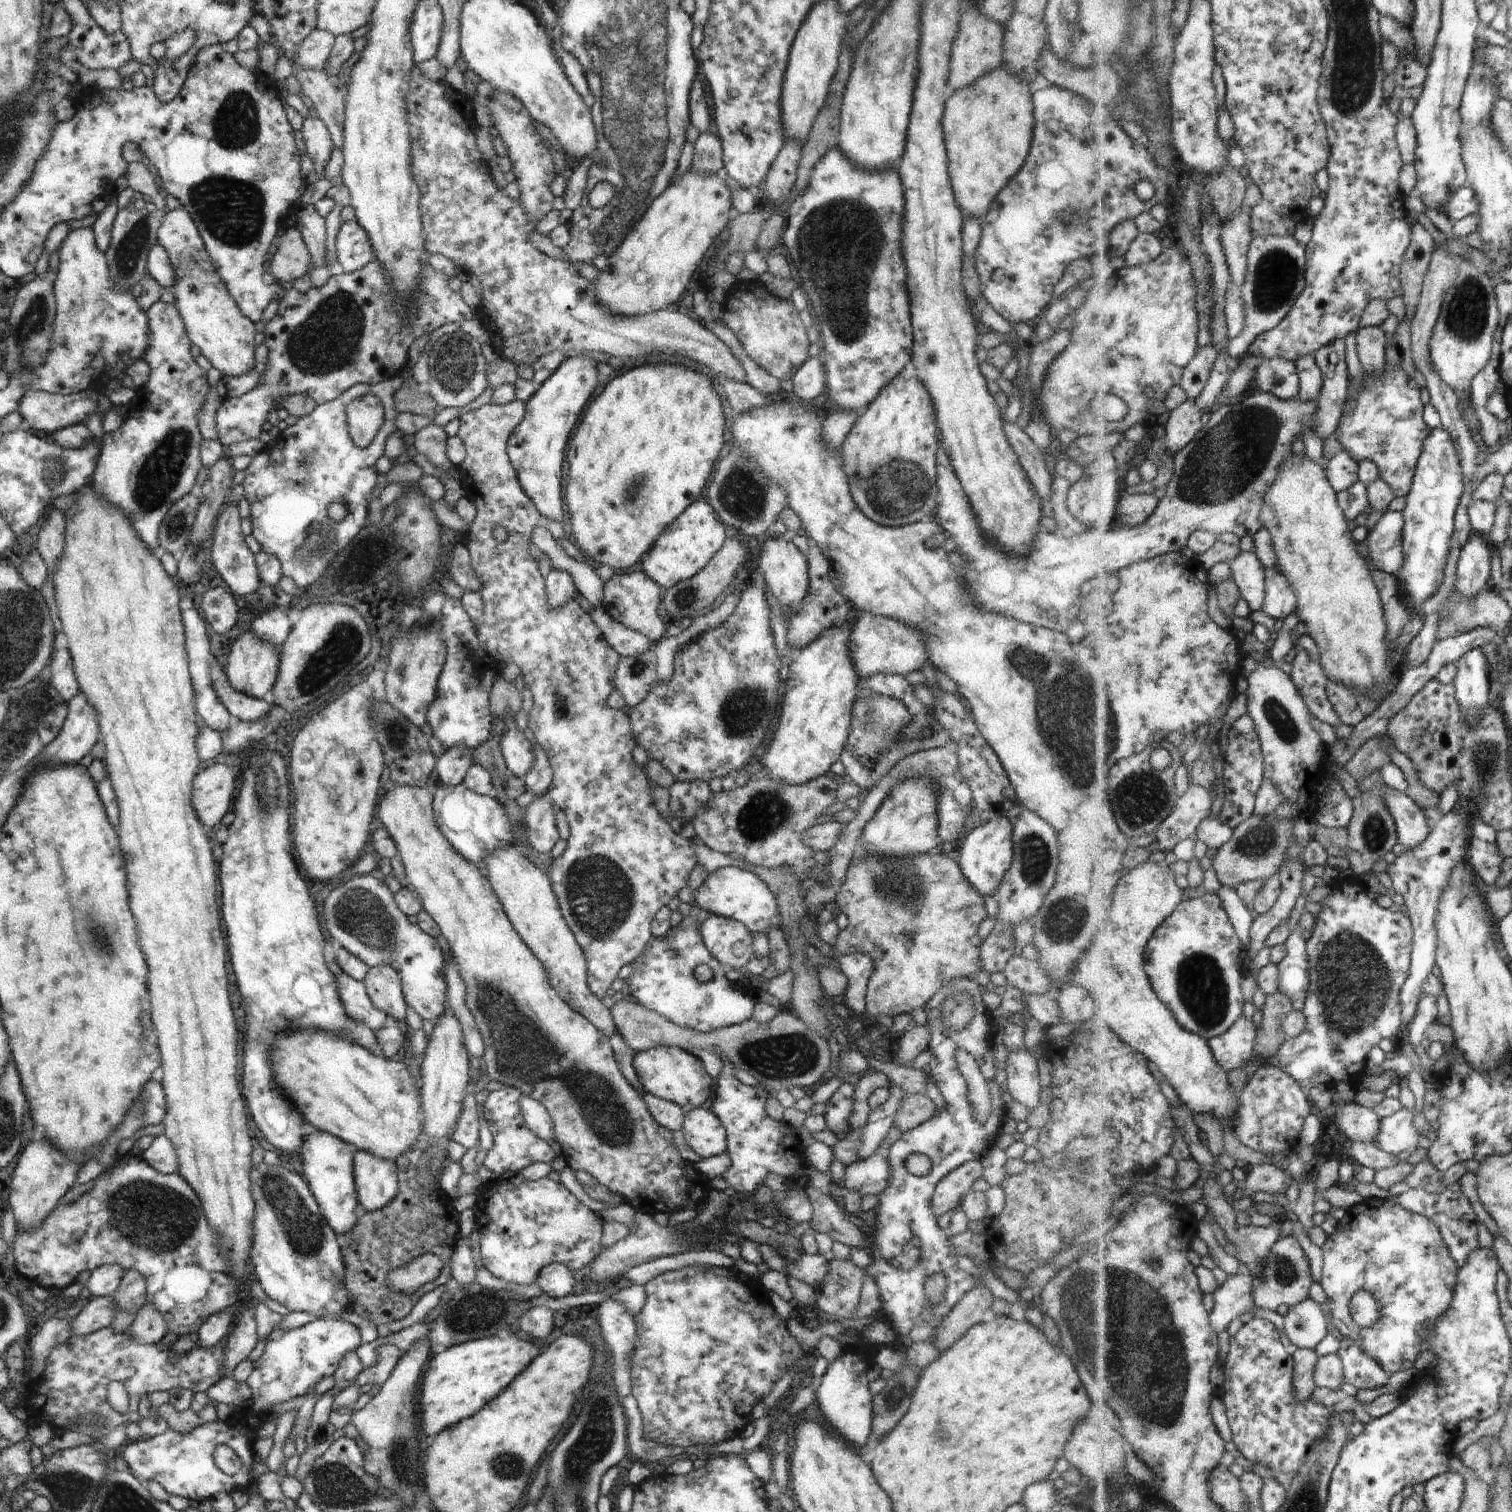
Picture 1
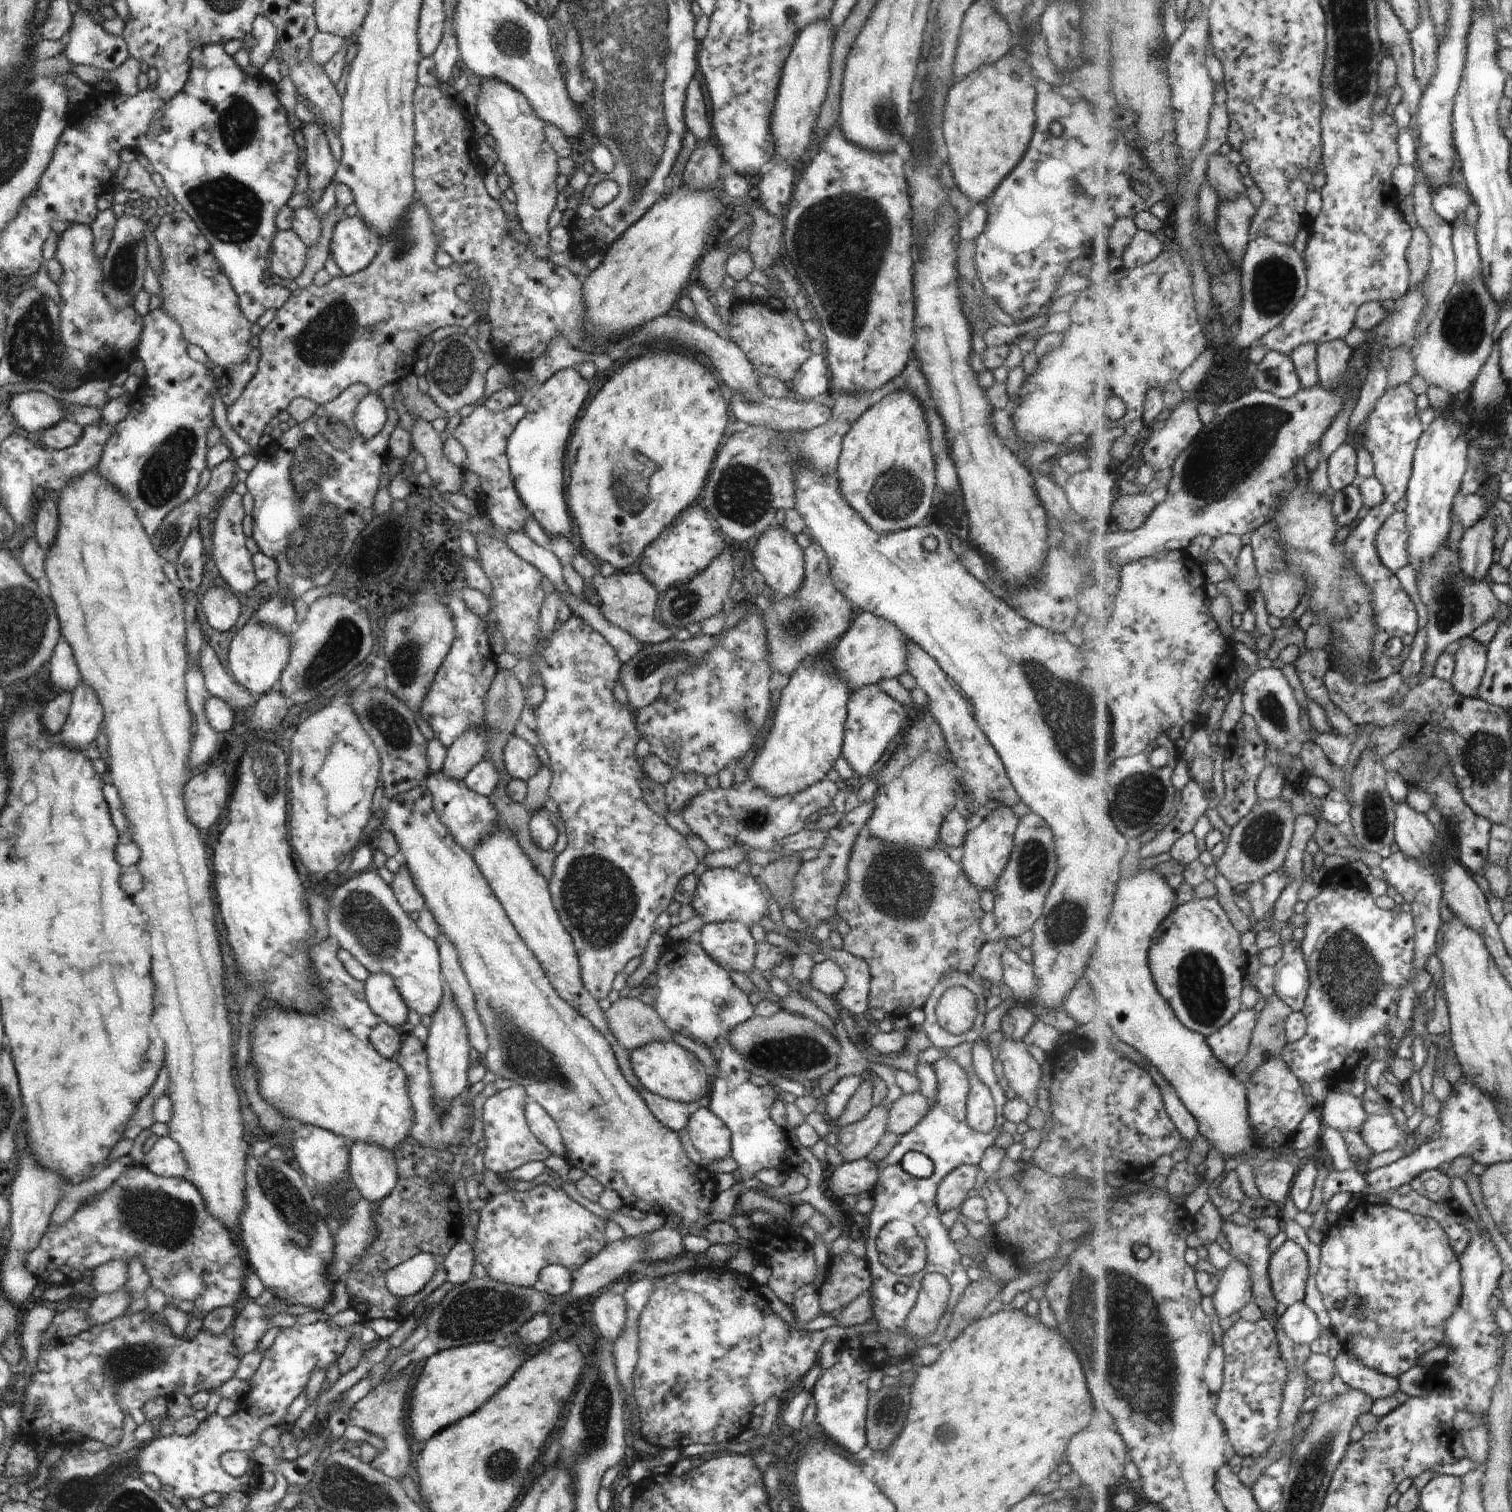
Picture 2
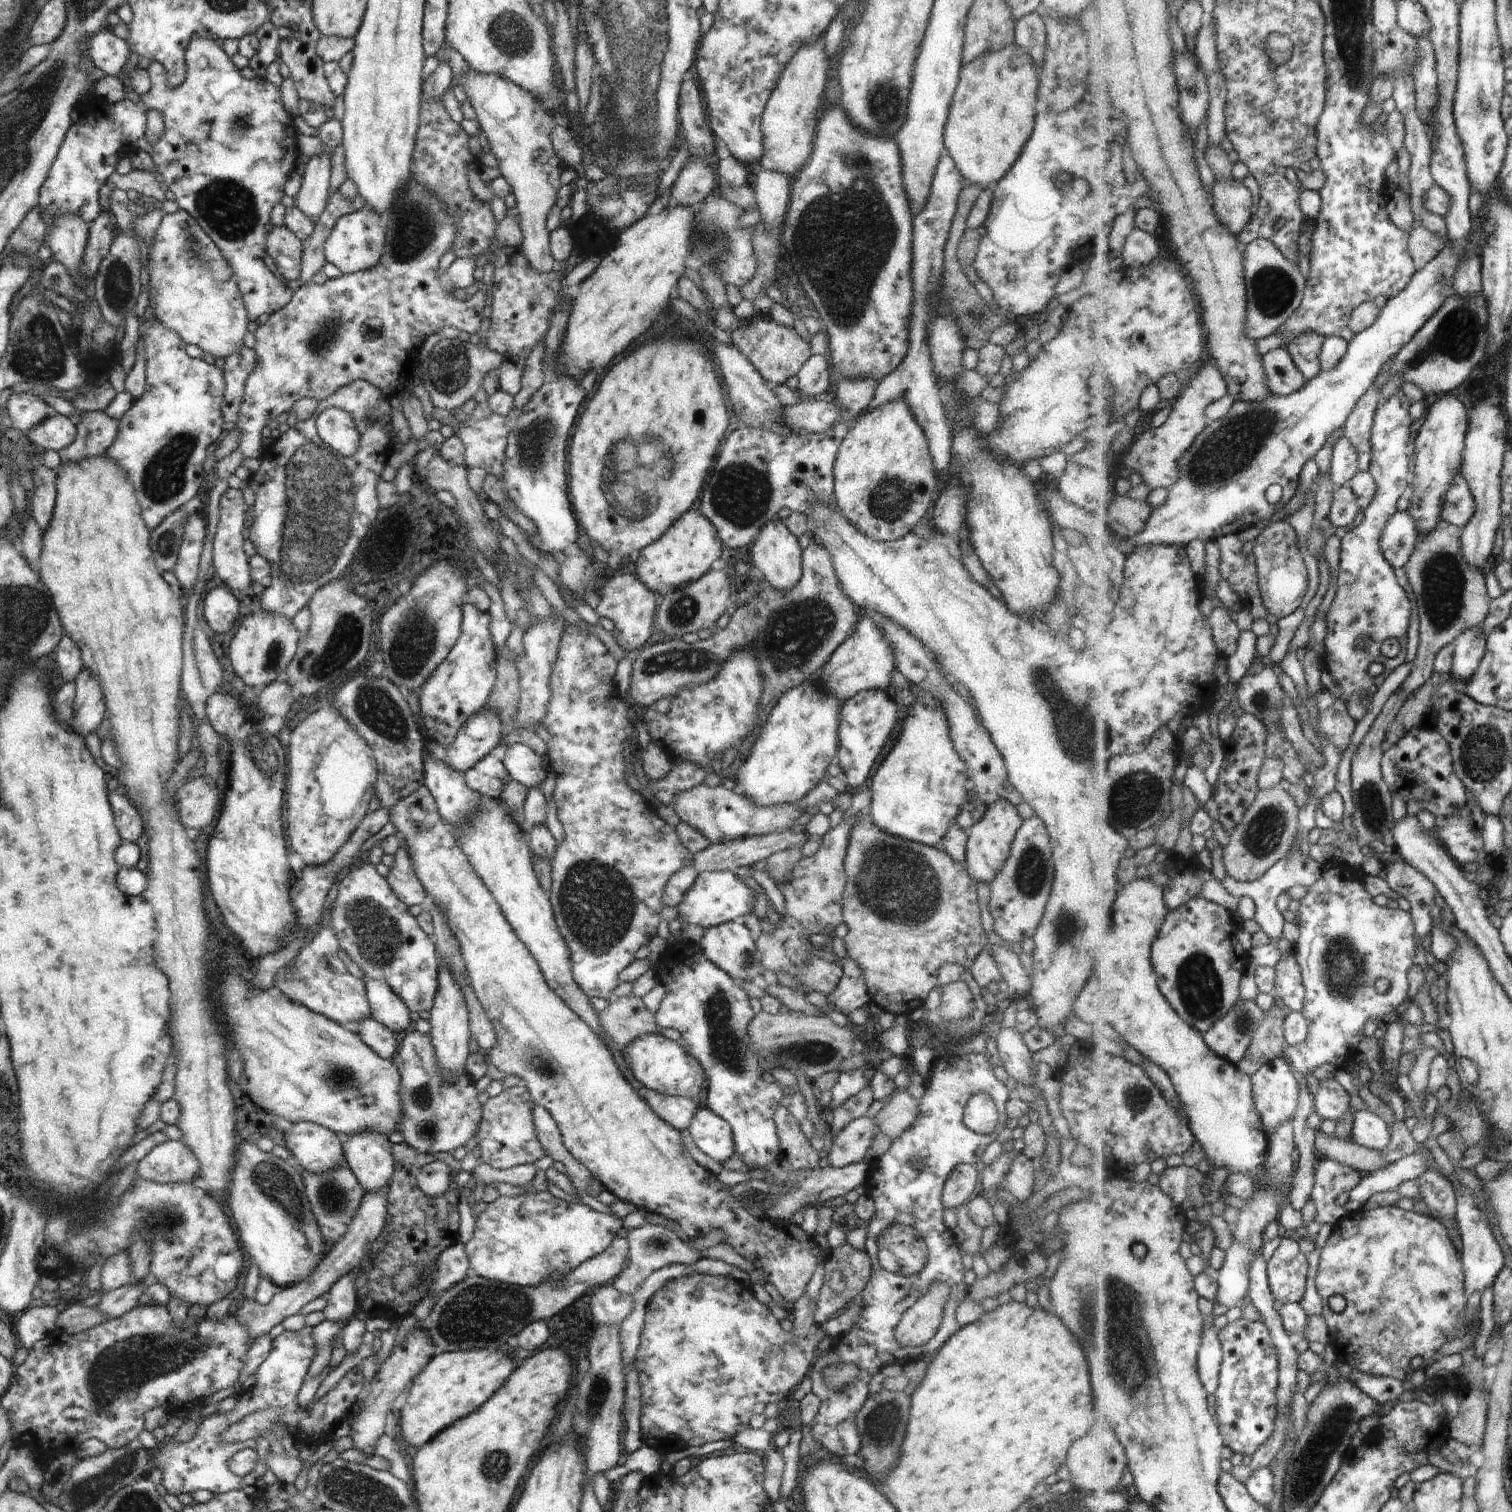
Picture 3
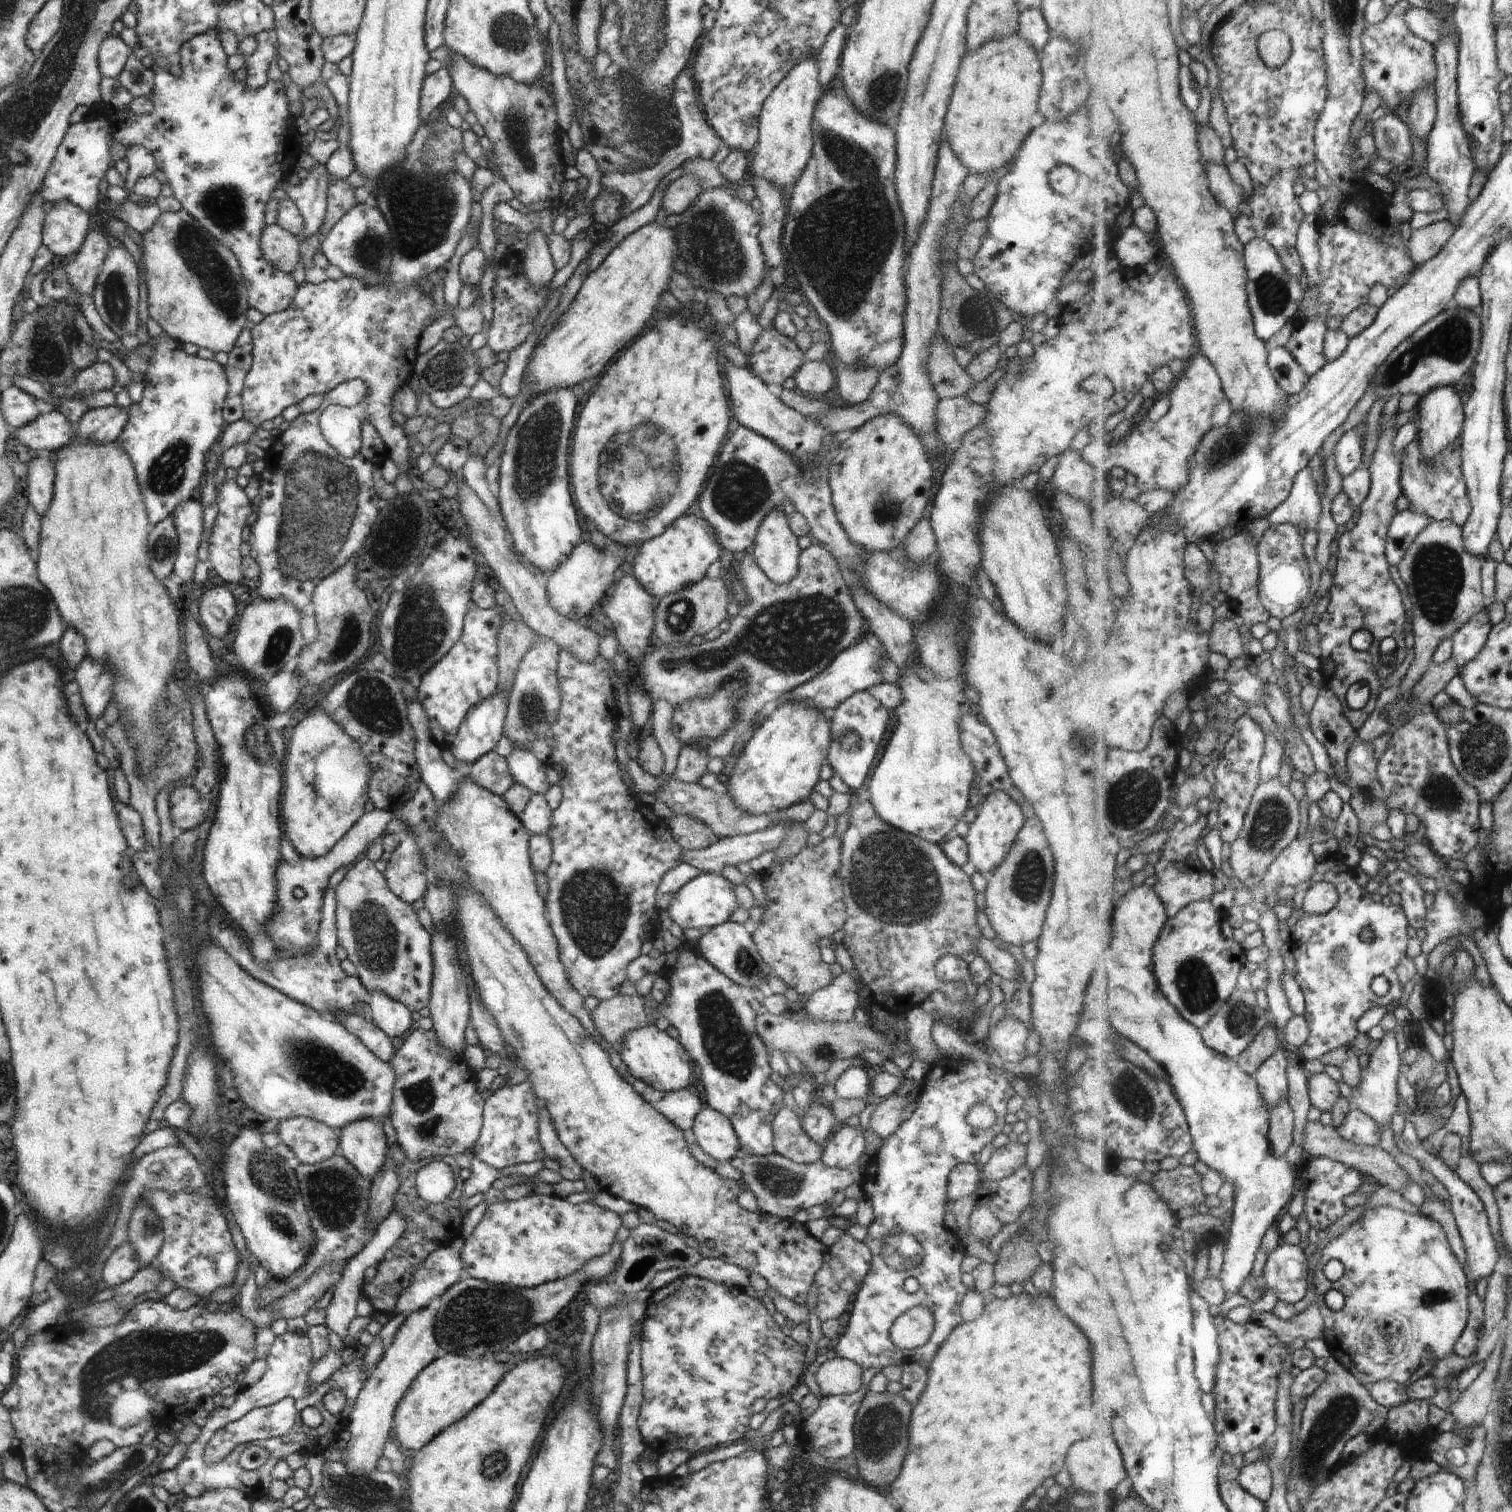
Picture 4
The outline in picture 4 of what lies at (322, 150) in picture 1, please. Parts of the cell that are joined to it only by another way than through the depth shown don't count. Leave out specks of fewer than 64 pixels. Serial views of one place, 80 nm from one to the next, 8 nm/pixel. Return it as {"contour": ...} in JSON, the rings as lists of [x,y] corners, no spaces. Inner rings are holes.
{"contour":[[[317,164],[298,185],[291,185],[287,179],[278,183],[277,188],[287,193],[302,215],[303,231],[296,237],[300,242],[316,235],[323,226],[327,211],[328,176],[325,165]]]}

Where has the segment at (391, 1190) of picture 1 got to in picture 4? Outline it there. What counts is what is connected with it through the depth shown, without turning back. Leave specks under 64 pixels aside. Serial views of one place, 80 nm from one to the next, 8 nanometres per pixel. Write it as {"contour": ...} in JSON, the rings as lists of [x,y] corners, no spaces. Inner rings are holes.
{"contour":[[[358,1119],[339,1129],[339,1153],[347,1161],[350,1161],[350,1164],[353,1164],[363,1177],[370,1179],[371,1182],[375,1174],[384,1168],[384,1159],[389,1150],[382,1126],[383,1124],[376,1119]]]}

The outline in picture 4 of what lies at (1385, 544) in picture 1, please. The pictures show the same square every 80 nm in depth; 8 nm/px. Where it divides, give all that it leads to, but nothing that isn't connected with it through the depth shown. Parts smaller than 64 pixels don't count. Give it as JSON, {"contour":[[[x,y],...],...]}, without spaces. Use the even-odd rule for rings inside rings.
{"contour":[[[1413,507],[1398,513],[1391,524],[1387,555],[1390,564],[1399,566],[1412,543],[1430,526],[1432,518]]]}

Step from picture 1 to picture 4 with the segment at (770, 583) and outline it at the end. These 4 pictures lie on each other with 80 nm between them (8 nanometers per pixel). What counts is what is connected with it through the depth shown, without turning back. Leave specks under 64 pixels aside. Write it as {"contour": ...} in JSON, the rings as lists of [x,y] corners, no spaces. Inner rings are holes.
{"contour":[[[782,507],[772,509],[759,524],[753,544],[754,552],[750,553],[762,572],[776,584],[786,584],[794,578],[801,553],[800,547],[797,545],[797,536],[790,530],[787,517]]]}

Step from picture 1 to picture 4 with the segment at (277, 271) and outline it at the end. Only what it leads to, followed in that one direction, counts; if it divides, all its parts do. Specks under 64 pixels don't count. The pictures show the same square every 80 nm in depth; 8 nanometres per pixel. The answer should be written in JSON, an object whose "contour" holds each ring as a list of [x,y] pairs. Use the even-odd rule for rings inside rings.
{"contour":[[[277,224],[266,225],[261,234],[260,248],[266,262],[285,273],[293,274],[300,261],[300,240]]]}

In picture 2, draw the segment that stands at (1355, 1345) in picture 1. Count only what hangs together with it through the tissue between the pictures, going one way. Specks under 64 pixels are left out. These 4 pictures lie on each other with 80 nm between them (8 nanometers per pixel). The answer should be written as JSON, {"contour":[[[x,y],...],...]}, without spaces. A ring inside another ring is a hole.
{"contour":[[[1339,1349],[1336,1352],[1338,1376],[1348,1387],[1370,1394],[1375,1400],[1390,1398],[1400,1391],[1400,1380],[1384,1374],[1382,1370],[1370,1368],[1354,1352]]]}

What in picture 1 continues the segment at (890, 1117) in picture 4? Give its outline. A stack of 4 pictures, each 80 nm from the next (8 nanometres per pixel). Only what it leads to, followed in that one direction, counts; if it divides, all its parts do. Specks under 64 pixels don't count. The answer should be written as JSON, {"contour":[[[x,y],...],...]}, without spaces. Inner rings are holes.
{"contour":[[[925,1094],[908,1095],[900,1102],[893,1126],[902,1133],[908,1132],[930,1120],[936,1110],[934,1102]]]}

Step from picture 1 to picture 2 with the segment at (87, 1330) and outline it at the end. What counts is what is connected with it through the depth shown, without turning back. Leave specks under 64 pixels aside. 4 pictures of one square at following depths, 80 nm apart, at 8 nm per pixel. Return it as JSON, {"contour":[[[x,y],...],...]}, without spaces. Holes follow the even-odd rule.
{"contour":[[[117,1290],[114,1294],[96,1296],[90,1308],[86,1310],[91,1326],[108,1324],[111,1320],[121,1317],[134,1301],[126,1290]]]}

